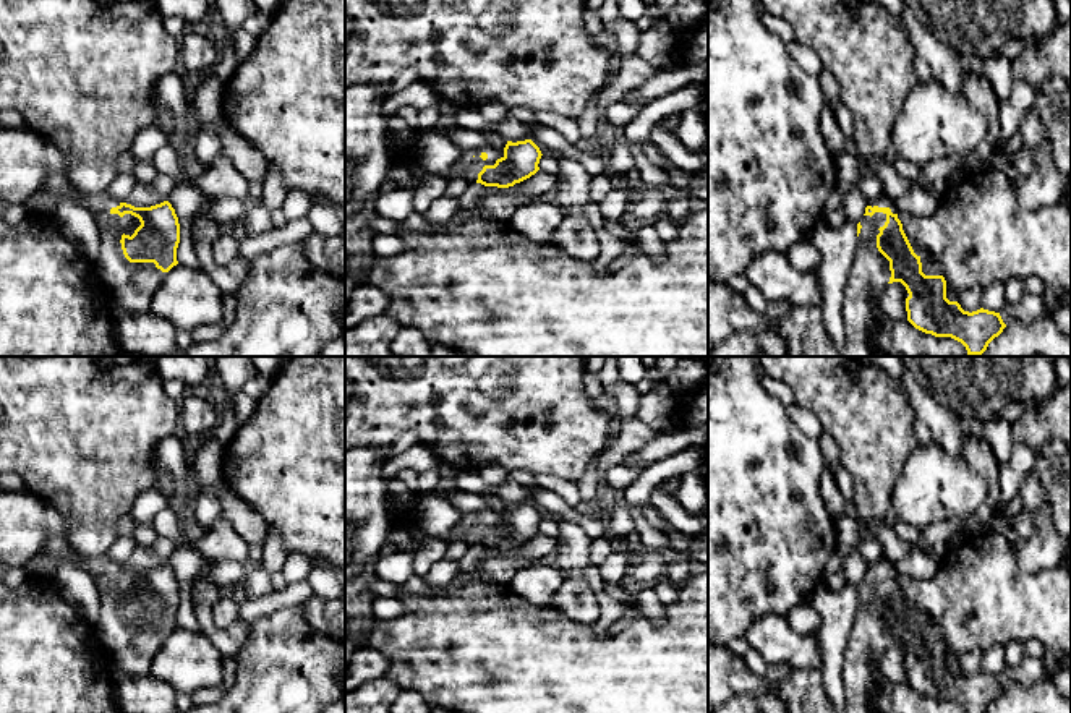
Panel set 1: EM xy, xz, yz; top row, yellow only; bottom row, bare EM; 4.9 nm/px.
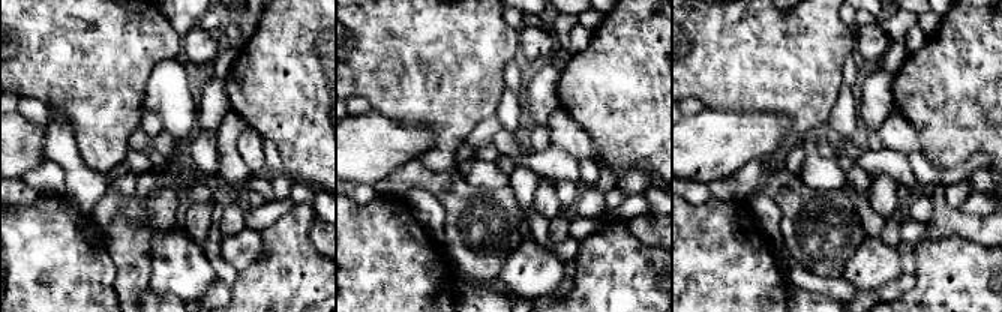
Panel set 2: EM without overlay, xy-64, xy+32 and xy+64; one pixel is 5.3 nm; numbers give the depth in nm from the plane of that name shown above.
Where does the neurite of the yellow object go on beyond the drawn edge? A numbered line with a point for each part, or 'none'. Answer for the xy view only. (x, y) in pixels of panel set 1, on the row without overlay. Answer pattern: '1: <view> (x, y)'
1: xy (132, 648)

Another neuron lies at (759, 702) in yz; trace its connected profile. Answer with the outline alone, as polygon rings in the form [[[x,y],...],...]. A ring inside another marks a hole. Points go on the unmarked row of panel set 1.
[[[740,694],[711,713],[787,713],[783,700],[774,694]]]

